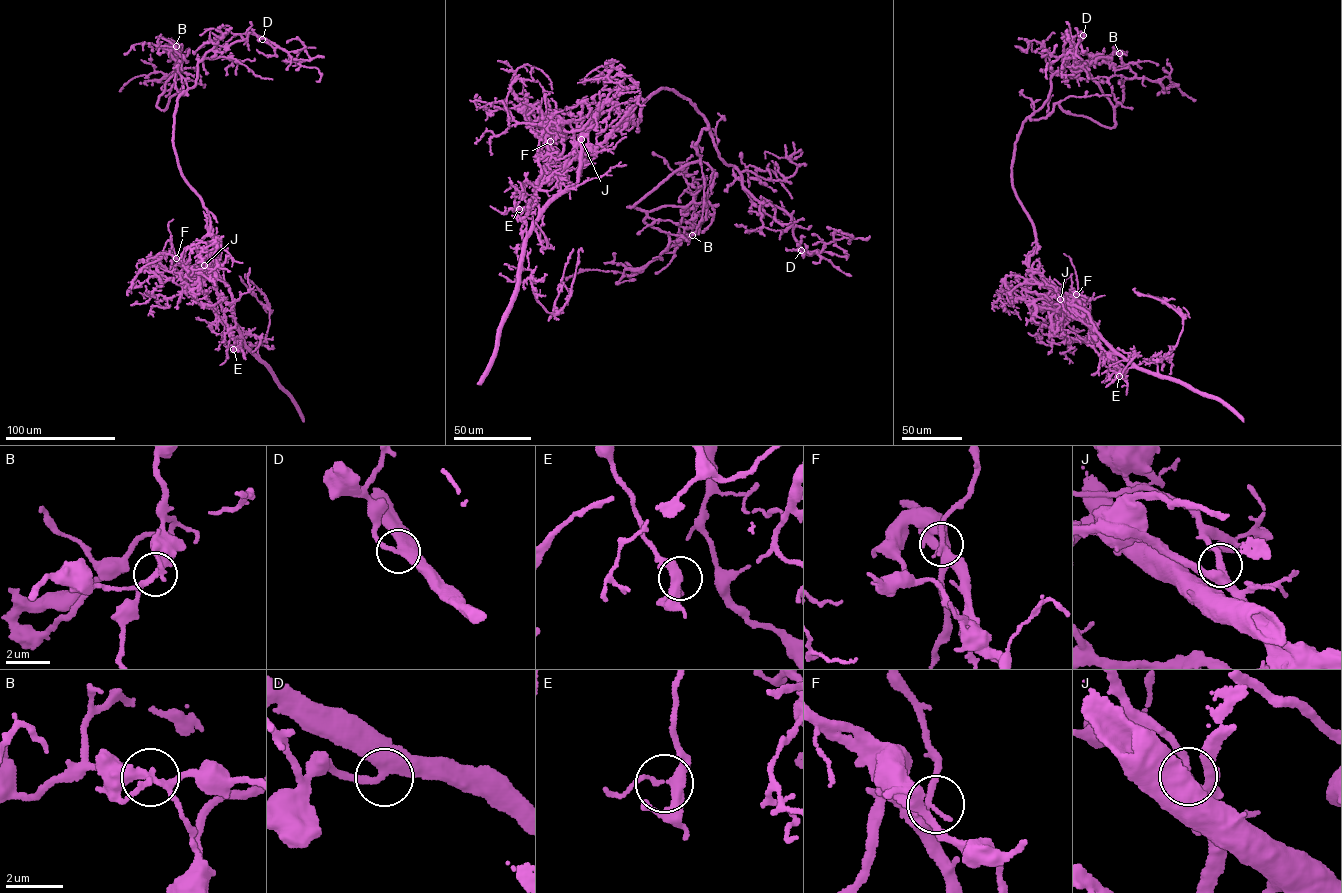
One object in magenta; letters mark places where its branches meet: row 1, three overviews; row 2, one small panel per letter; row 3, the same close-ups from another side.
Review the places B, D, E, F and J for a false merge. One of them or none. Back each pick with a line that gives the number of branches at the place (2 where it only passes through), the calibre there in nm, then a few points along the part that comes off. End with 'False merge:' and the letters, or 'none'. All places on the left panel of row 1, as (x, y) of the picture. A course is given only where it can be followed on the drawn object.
B: 3 branches meet; 280 nm thick; foreign part runs (176, 46), (173, 41), (181, 45), (182, 50), (175, 65)
False merge: B

